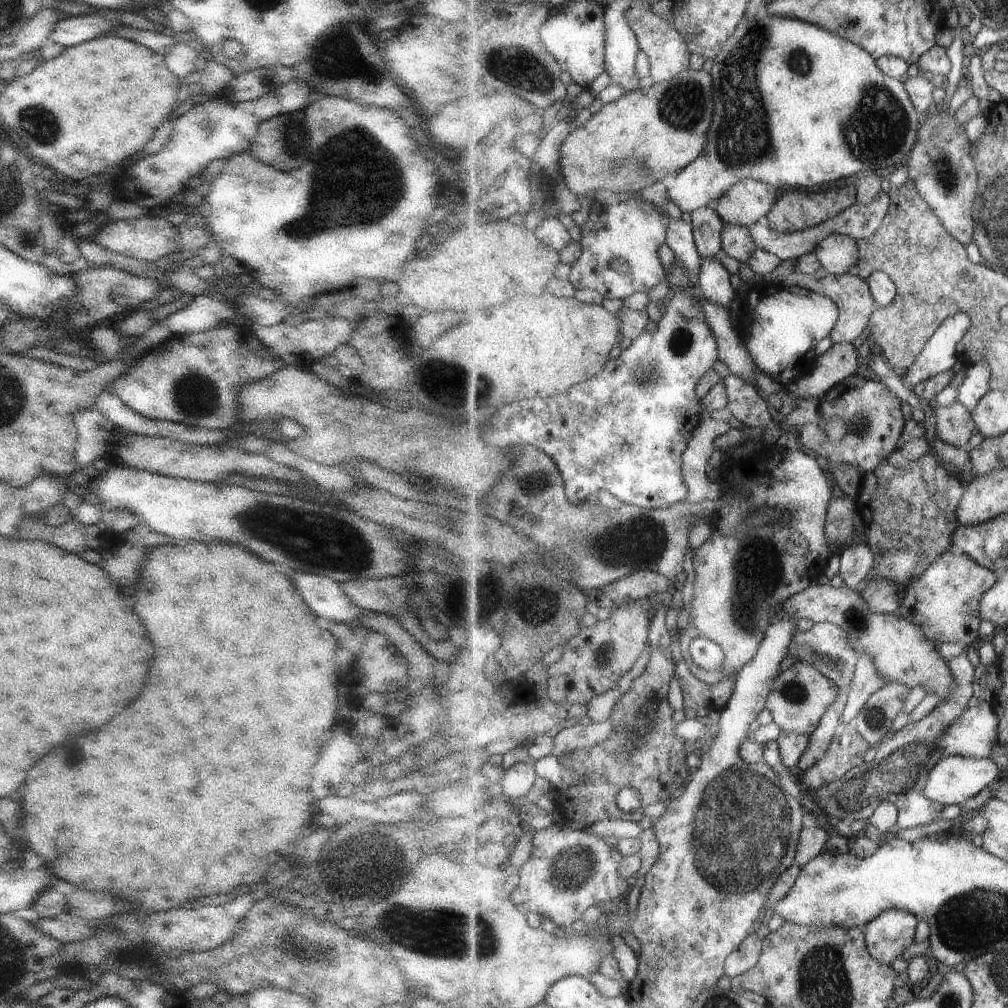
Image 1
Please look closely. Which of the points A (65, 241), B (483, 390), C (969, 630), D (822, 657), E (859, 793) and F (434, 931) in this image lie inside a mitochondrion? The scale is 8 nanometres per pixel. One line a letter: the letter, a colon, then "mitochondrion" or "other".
A: other
B: mitochondrion
C: other
D: mitochondrion
E: mitochondrion
F: mitochondrion

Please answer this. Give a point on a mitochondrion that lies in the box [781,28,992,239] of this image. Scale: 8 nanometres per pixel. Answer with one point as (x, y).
(887, 126)

